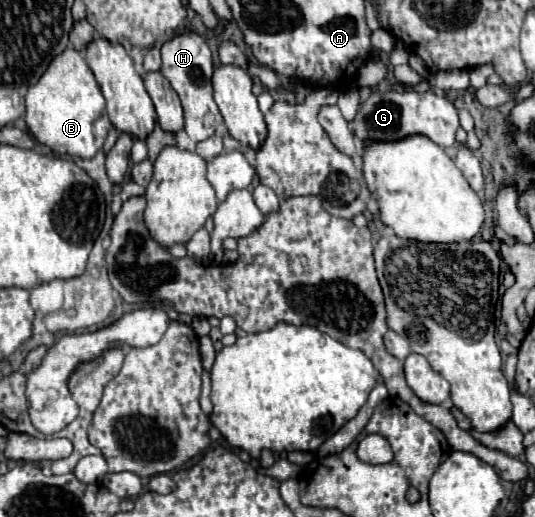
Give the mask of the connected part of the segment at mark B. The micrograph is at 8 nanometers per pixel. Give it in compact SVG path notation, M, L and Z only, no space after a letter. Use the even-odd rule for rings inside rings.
M66 48L50 62L44 76L26 94L24 120L30 134L54 154L94 158L94 154L104 146L112 124L106 118L106 100L102 90L82 52Z

